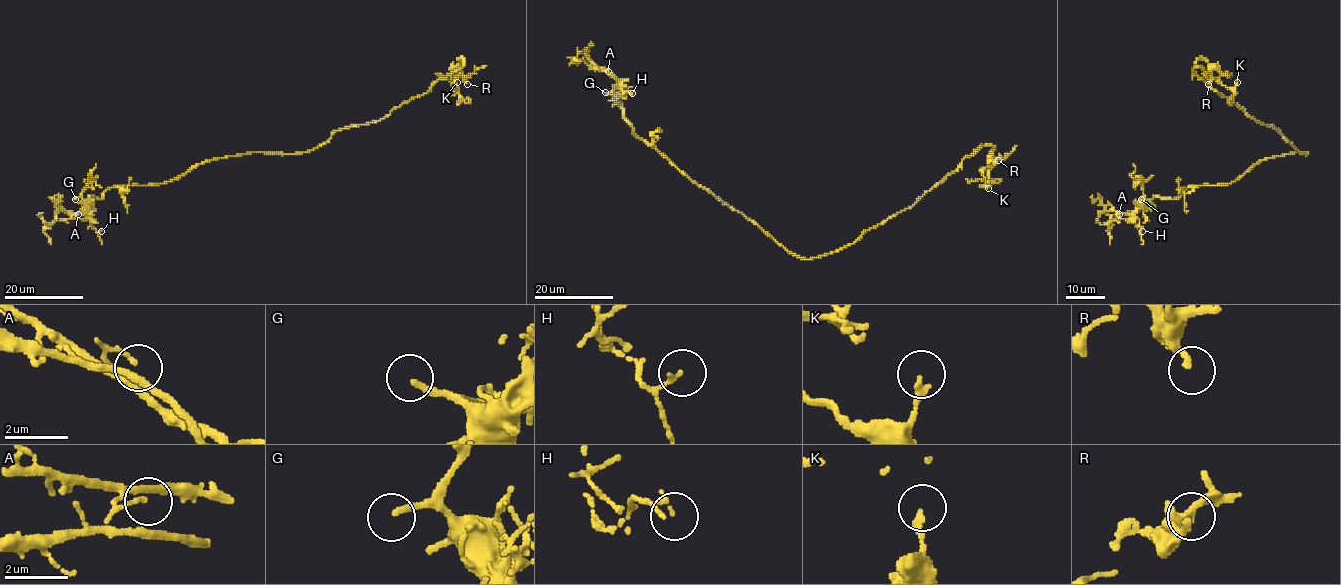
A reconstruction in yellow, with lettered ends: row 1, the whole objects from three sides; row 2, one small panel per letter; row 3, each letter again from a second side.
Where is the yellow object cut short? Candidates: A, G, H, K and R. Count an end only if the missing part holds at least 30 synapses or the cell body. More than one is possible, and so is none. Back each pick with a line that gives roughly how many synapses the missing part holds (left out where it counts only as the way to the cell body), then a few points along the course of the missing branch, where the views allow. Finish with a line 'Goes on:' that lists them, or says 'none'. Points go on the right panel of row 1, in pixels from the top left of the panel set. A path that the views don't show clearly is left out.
G: missing branch runs (1141, 199), (1086, 208), (1079, 216), (1074, 244), (1080, 250), (1121, 267), (1125, 281), (1120, 287)
Goes on: G

